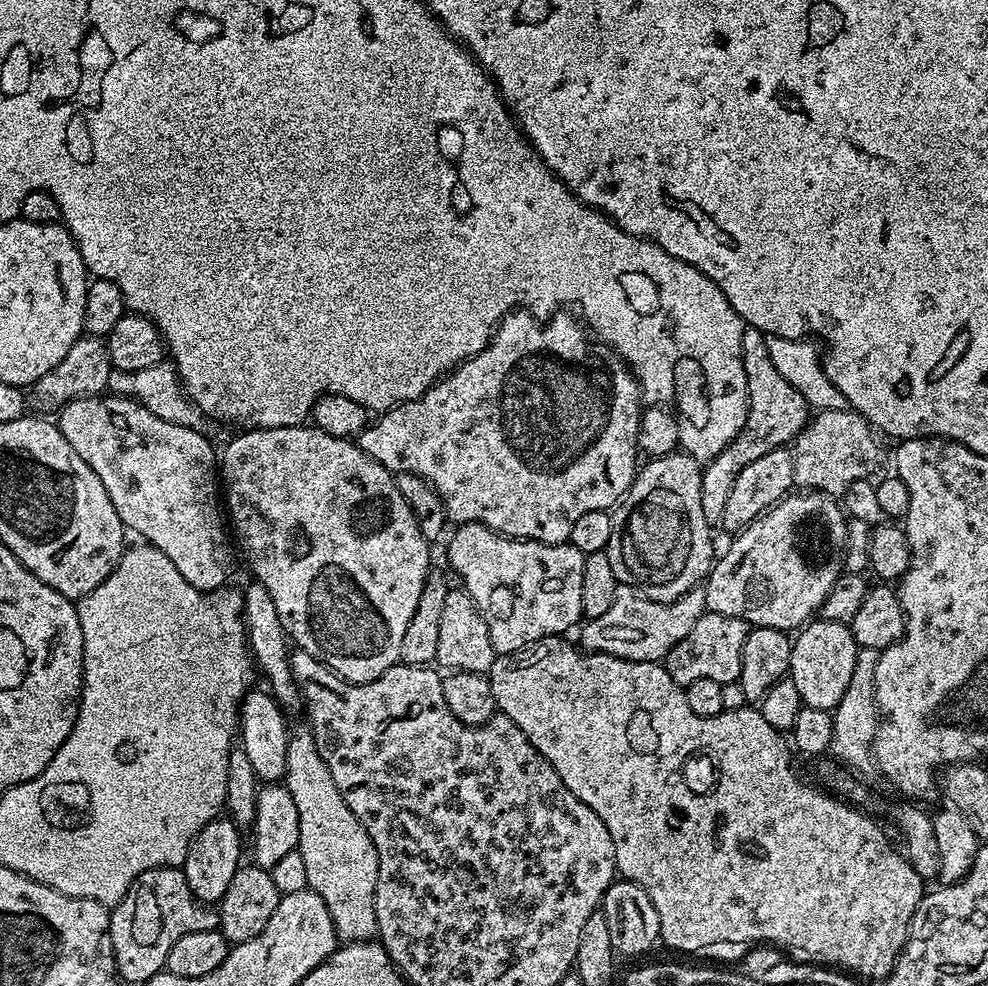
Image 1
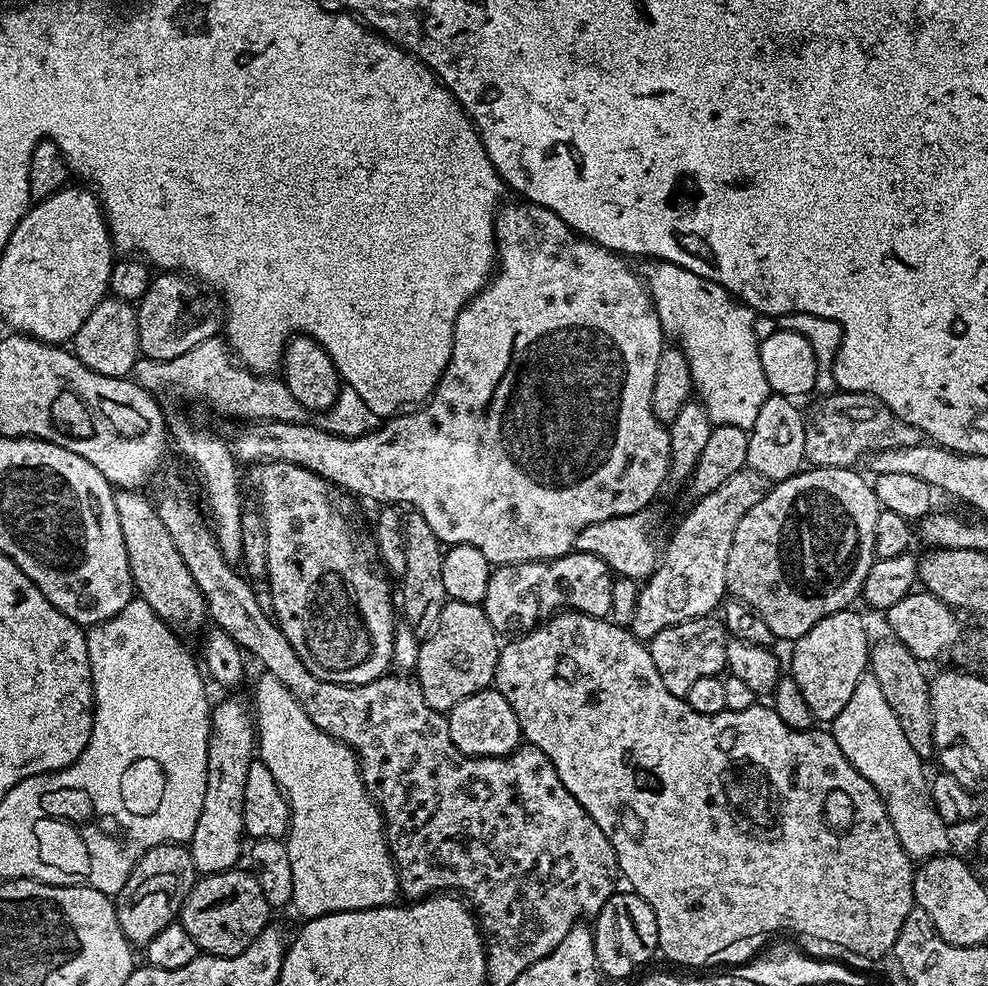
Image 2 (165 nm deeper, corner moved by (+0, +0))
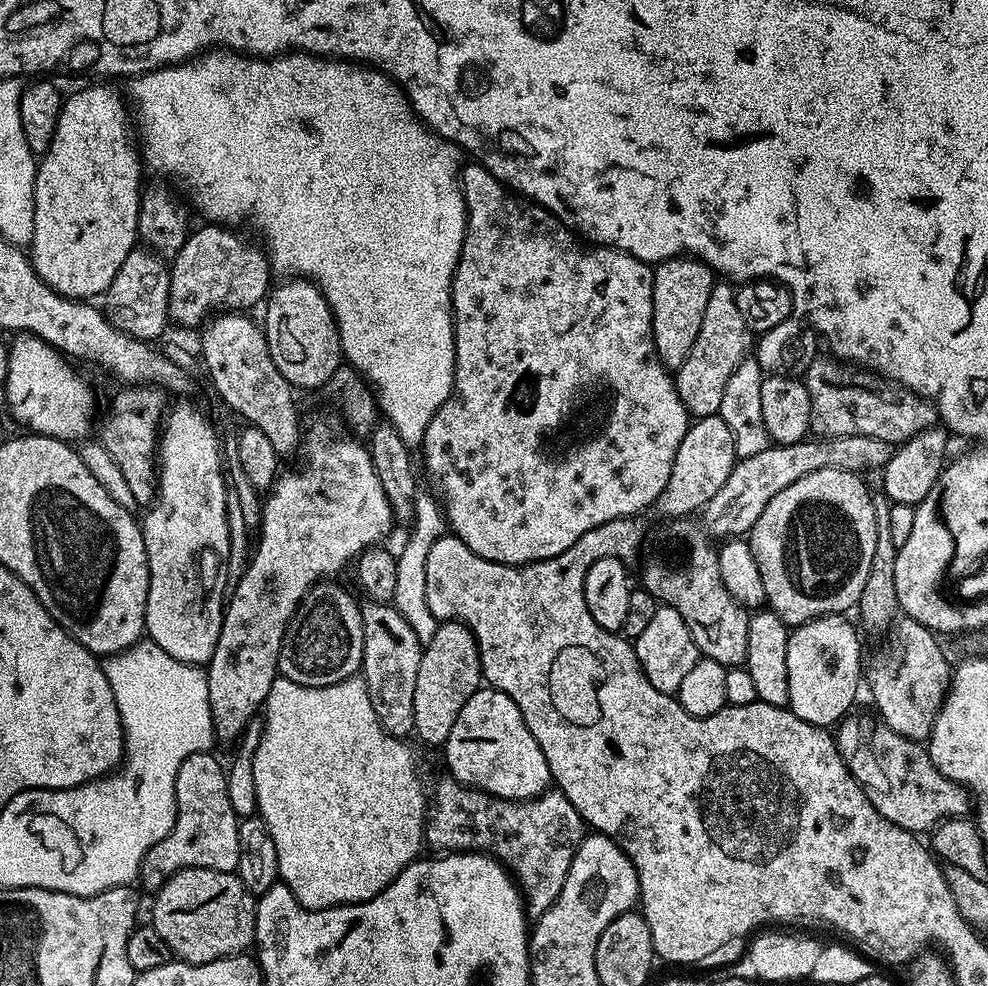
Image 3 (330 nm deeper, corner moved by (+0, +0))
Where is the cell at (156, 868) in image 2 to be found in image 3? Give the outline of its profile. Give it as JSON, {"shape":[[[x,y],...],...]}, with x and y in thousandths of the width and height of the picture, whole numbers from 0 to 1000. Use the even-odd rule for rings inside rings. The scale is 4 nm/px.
{"shape":[[[214,762],[192,765],[192,769],[180,777],[178,833],[172,846],[168,846],[164,854],[151,862],[142,879],[141,896],[146,896],[152,903],[163,901],[171,888],[190,879],[213,879],[223,884],[239,884],[239,876],[243,872],[243,832],[233,815],[228,776],[223,776],[222,769],[215,766]]]}

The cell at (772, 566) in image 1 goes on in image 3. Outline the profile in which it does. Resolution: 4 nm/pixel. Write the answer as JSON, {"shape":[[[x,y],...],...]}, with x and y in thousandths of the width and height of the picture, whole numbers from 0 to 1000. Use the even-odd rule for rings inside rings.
{"shape":[[[843,475],[824,477],[824,481],[816,481],[812,485],[808,485],[808,489],[796,493],[796,497],[789,498],[788,501],[783,501],[783,505],[779,505],[779,509],[775,509],[775,517],[771,517],[771,521],[767,521],[767,529],[763,529],[756,549],[761,556],[763,570],[767,570],[767,578],[771,581],[771,594],[775,594],[776,616],[785,621],[787,627],[791,627],[795,633],[799,635],[815,633],[818,629],[827,629],[829,625],[854,623],[857,622],[857,617],[862,619],[867,616],[872,596],[877,591],[877,584],[881,579],[881,570],[884,569],[887,544],[885,513],[882,512],[884,500],[870,486],[871,484],[867,480],[856,477],[844,477]]]}

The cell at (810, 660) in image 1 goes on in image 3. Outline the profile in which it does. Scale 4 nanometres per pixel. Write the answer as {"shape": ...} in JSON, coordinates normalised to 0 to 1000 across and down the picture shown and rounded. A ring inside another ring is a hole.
{"shape":[[[853,624],[829,625],[827,629],[818,629],[801,638],[796,655],[796,680],[800,684],[799,710],[797,717],[812,732],[820,732],[827,738],[849,735],[855,726],[863,721],[862,713],[866,710],[866,697],[872,694],[872,669],[870,673],[870,645],[866,642],[867,634],[854,629]]]}

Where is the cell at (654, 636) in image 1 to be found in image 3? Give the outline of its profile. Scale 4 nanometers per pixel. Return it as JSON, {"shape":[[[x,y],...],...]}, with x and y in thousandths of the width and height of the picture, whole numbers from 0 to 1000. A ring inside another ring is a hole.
{"shape":[[[860,440],[815,444],[807,450],[785,450],[771,456],[771,460],[746,466],[739,485],[735,485],[735,493],[731,493],[731,497],[727,497],[727,501],[723,501],[723,505],[719,505],[719,509],[711,517],[712,534],[725,546],[752,545],[760,541],[763,529],[767,529],[767,521],[775,517],[775,509],[779,509],[783,501],[796,497],[796,493],[808,489],[808,485],[824,481],[824,477],[837,475],[867,481],[873,480],[873,475],[893,477],[897,469],[901,469],[904,457],[904,451],[893,448],[893,444]]]}

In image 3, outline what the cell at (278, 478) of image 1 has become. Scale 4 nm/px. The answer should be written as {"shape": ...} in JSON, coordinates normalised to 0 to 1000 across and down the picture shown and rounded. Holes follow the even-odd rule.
{"shape":[[[325,590],[304,611],[283,650],[282,685],[306,696],[334,696],[365,681],[366,623],[364,613],[340,590]]]}

